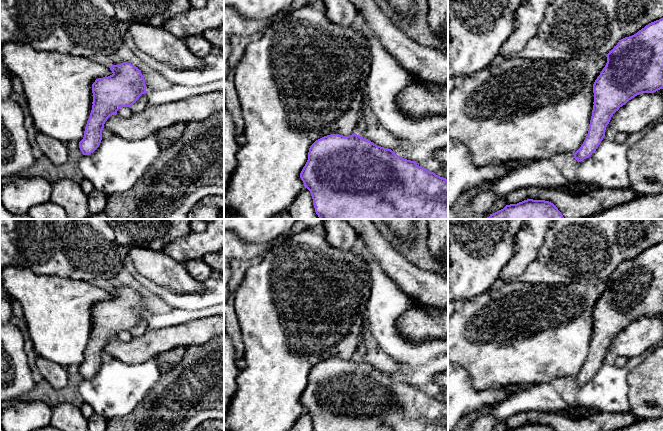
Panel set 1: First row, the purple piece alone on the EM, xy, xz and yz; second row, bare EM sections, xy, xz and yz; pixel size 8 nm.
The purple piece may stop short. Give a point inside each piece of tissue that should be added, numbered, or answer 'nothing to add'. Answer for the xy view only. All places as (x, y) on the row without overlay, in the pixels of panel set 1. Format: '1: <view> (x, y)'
nothing to add

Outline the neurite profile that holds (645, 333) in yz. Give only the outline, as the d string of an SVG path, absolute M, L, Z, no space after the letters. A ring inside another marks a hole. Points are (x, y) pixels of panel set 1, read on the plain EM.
M663 313L642 317L619 332L610 346L619 357L631 358L649 352L663 342Z

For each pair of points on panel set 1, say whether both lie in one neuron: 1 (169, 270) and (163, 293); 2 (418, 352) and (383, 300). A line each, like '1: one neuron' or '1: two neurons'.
1: two neurons
2: one neuron

